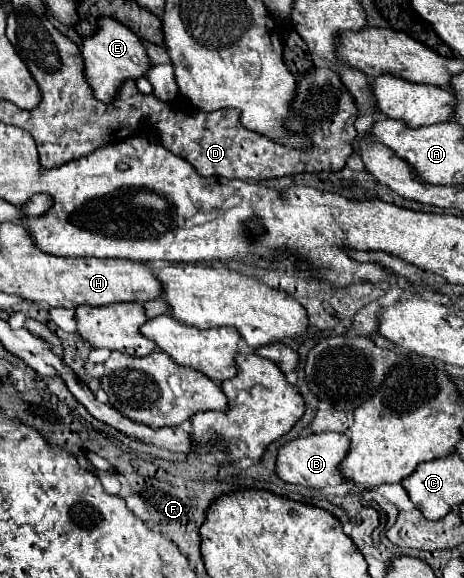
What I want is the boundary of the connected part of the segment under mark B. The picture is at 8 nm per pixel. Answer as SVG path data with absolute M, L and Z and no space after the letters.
M318 433L318 435L298 437L278 449L276 475L286 483L296 483L304 487L338 485L342 483L342 477L338 475L338 465L348 453L348 447L350 447L350 439L344 433Z

